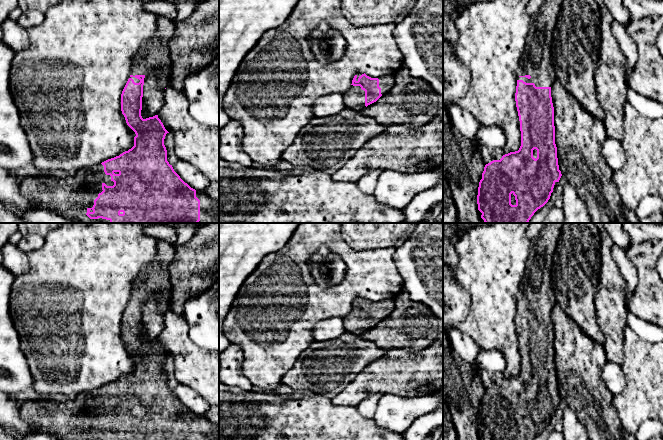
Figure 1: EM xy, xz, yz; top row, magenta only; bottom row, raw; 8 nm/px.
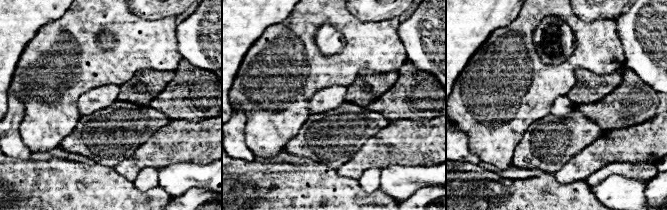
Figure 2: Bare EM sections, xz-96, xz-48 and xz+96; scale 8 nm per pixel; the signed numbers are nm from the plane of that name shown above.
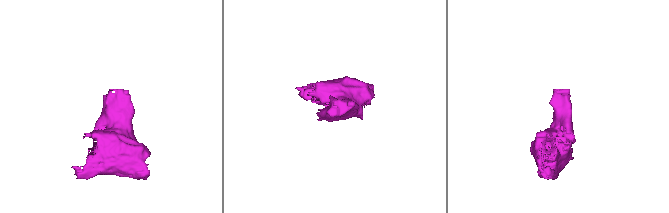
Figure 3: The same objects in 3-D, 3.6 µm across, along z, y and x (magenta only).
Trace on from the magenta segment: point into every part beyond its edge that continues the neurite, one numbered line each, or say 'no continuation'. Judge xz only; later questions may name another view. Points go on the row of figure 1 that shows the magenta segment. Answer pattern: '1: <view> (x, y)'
1: xz (354, 98)

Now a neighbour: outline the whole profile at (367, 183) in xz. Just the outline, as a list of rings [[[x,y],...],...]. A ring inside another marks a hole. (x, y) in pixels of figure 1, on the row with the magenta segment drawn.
[[[375,169],[368,172],[357,181],[357,186],[363,193],[367,195],[372,194],[376,189],[377,180],[383,171],[382,169]]]

